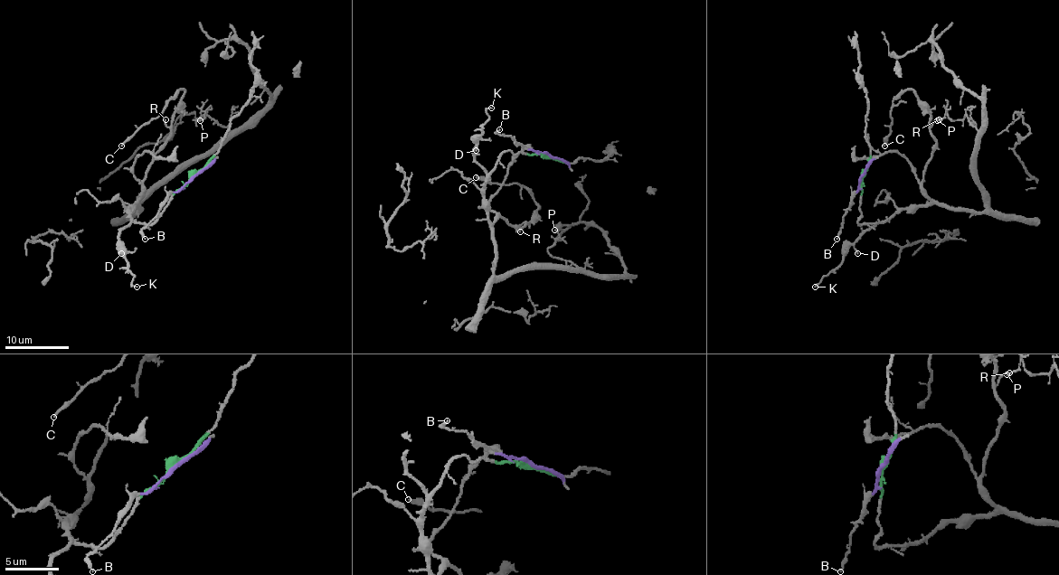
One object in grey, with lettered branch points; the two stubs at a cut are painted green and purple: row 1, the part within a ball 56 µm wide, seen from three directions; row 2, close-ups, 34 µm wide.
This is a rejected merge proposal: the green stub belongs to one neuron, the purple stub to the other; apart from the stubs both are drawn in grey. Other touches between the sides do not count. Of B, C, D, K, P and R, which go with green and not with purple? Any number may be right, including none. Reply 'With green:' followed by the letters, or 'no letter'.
With green: C, D, K, P, R

